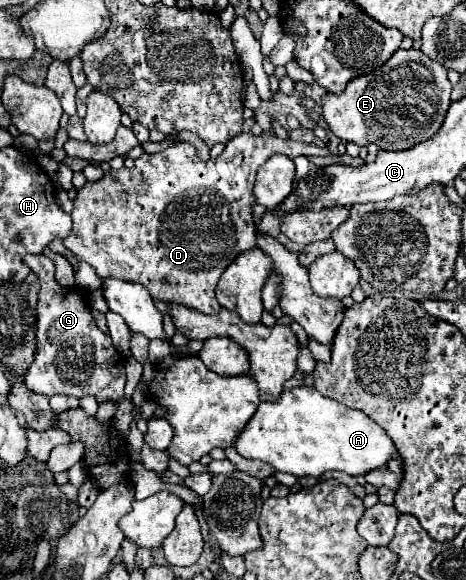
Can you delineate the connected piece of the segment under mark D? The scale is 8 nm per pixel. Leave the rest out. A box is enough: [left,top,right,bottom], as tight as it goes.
[63,133,331,313]

